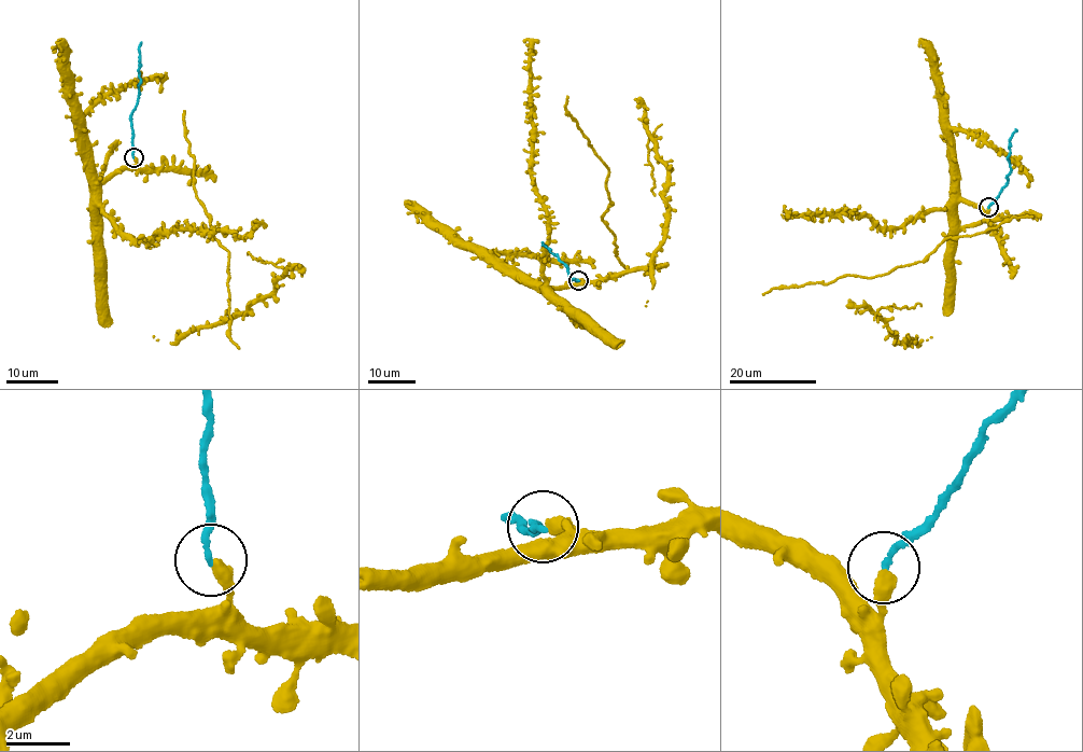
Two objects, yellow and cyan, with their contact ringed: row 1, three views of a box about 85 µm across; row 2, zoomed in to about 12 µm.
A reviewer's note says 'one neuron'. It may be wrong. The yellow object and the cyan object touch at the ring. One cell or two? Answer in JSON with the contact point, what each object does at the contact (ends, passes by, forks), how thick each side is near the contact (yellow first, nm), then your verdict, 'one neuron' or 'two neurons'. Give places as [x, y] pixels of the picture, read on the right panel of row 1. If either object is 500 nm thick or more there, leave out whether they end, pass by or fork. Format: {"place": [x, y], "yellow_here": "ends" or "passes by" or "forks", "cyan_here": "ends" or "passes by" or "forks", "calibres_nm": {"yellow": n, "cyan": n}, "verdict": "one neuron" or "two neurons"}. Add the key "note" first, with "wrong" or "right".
{"note": "wrong", "place": [988, 207], "yellow_here": "ends", "cyan_here": "ends", "calibres_nm": {"yellow": 420, "cyan": 190}, "verdict": "two neurons"}

